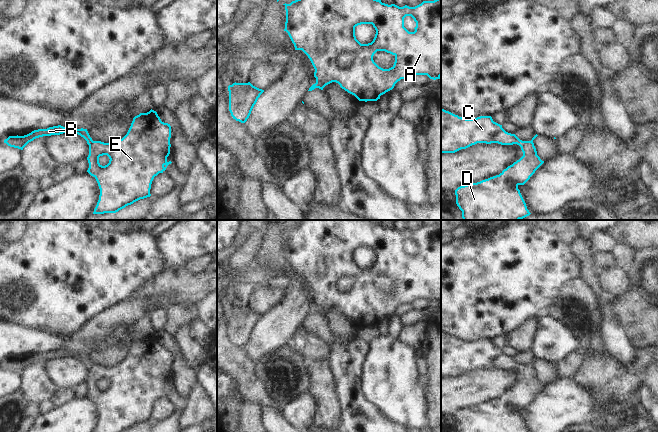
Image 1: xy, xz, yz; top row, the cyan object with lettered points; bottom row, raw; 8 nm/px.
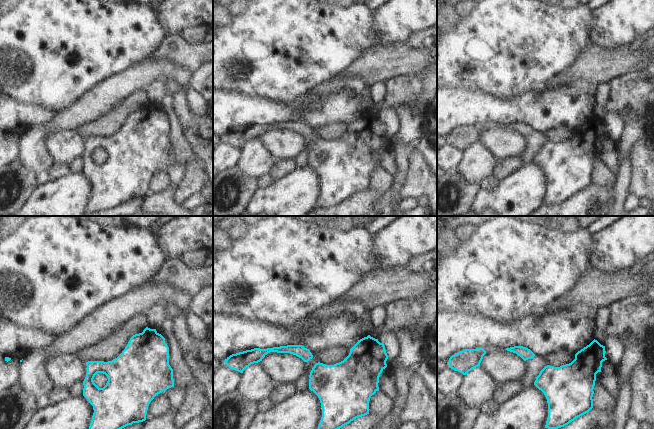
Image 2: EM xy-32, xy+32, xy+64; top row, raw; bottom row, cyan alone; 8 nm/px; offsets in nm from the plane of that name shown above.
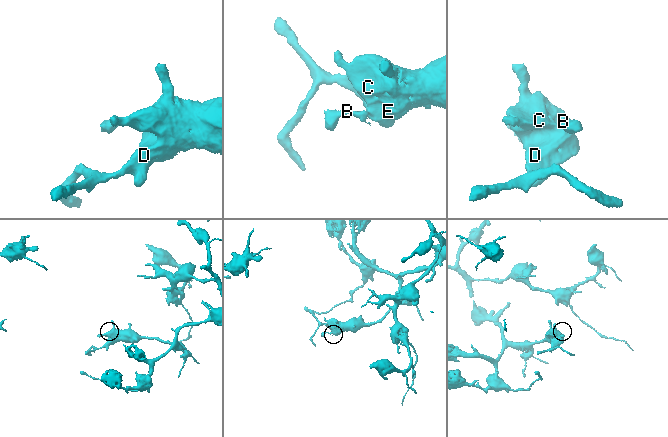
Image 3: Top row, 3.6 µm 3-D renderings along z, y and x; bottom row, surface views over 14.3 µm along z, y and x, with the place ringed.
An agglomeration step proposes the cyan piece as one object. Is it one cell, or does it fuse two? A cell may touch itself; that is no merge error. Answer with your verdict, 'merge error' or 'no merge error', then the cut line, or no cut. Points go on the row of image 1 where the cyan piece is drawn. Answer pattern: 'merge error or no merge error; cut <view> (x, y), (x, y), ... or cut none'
merge error; cut xy (92, 140), (89, 145)

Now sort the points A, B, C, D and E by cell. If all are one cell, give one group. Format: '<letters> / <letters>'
A C D E / B

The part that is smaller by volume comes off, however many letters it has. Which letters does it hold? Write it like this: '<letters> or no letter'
B.

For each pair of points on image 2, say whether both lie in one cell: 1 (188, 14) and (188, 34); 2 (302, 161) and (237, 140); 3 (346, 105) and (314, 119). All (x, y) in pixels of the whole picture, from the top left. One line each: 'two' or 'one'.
1: two
2: one
3: one

